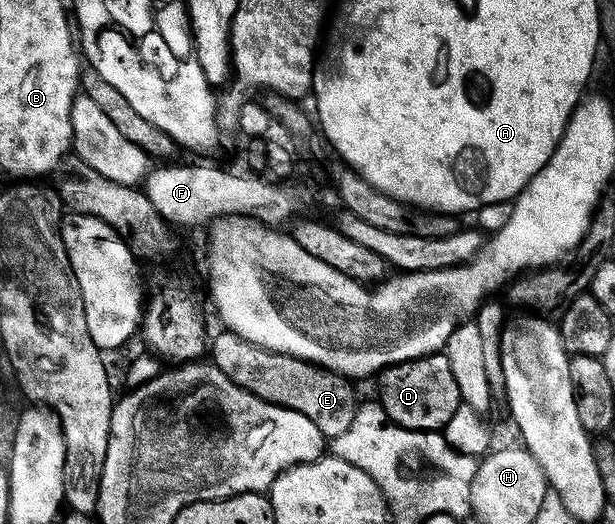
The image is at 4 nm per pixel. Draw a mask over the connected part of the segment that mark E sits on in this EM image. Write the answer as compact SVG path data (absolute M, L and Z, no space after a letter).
M221 332L215 337L213 334L208 345L208 357L215 367L228 375L228 379L232 379L232 383L256 395L261 401L308 415L308 419L320 427L327 439L335 439L349 430L359 402L354 401L354 389L350 386L353 384L341 373L333 373L330 369L315 365L313 361L301 361L299 357L287 353L262 349L235 333Z

